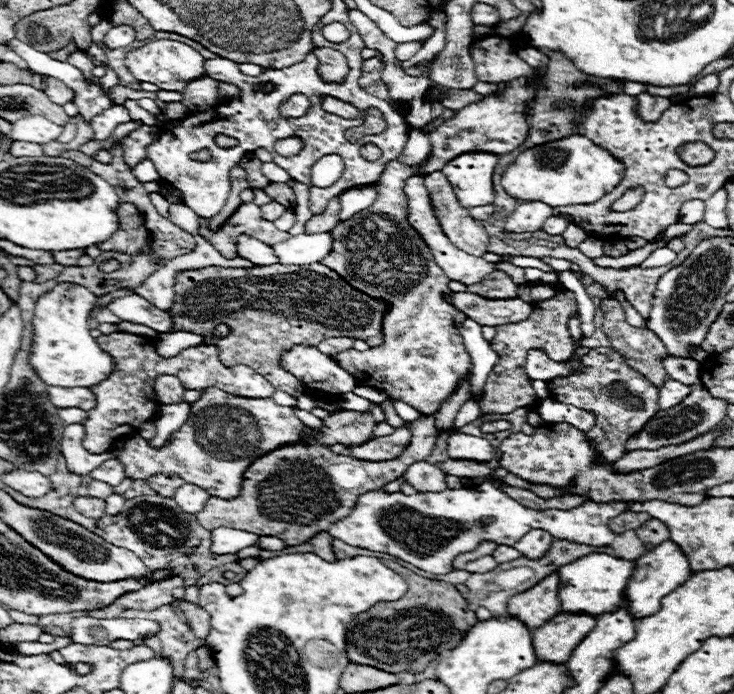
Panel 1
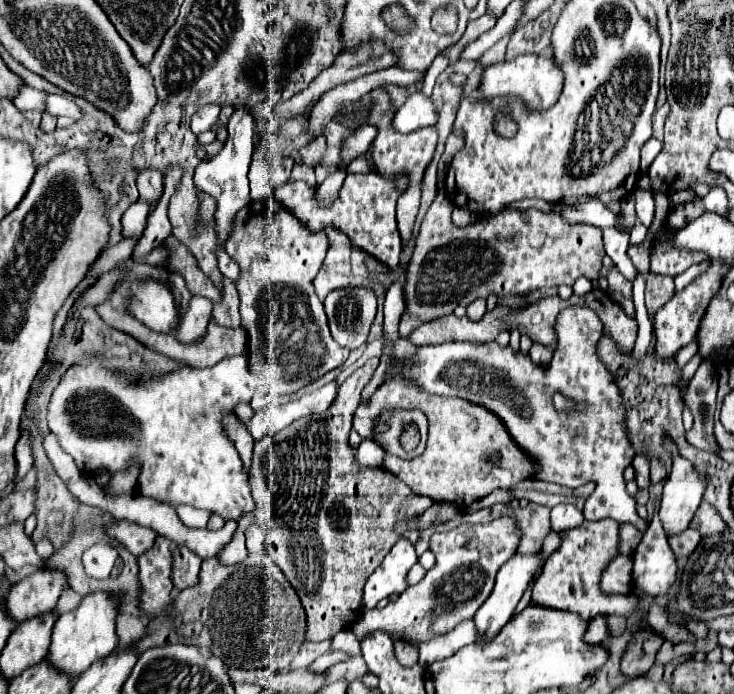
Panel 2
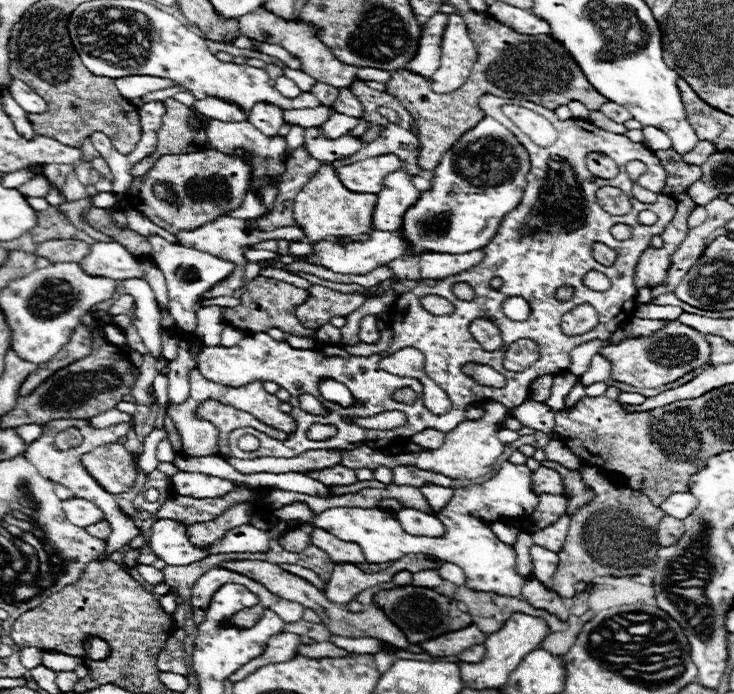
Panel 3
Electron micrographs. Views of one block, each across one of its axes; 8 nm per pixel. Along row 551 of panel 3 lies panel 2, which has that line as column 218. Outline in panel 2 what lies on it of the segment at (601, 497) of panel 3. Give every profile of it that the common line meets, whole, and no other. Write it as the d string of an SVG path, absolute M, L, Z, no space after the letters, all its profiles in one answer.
M268 554L248 556L242 564L224 566L216 558L202 562L198 584L176 596L176 608L184 620L200 620L204 632L194 640L196 646L210 648L226 666L256 670L276 662L276 670L290 666L306 640L304 606Z

